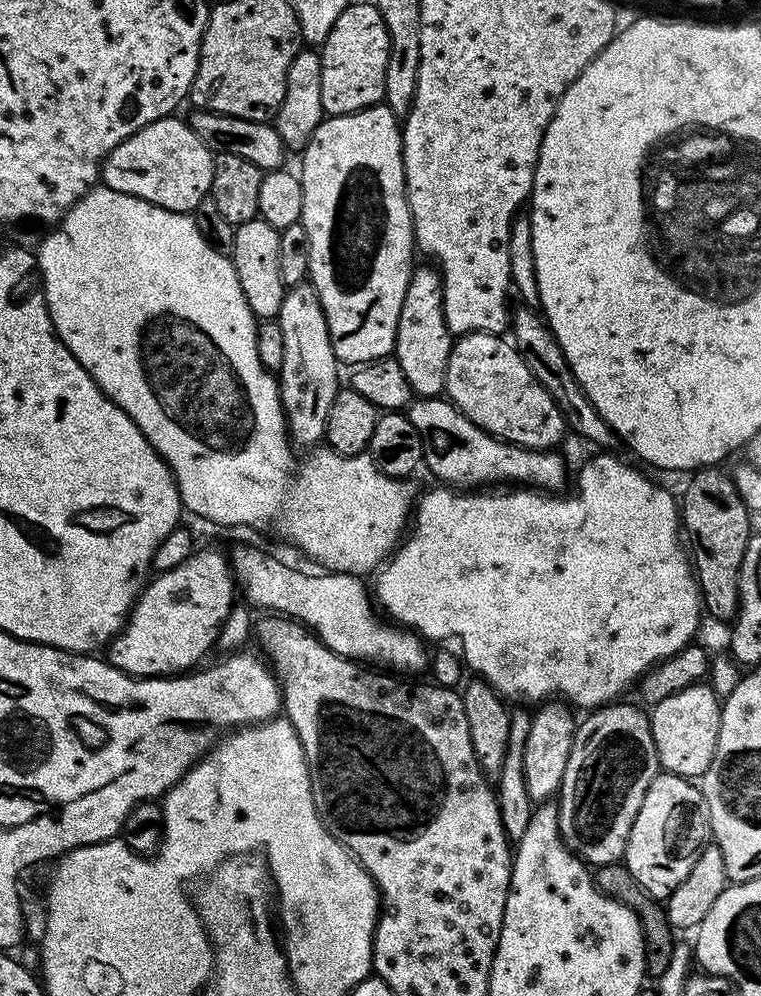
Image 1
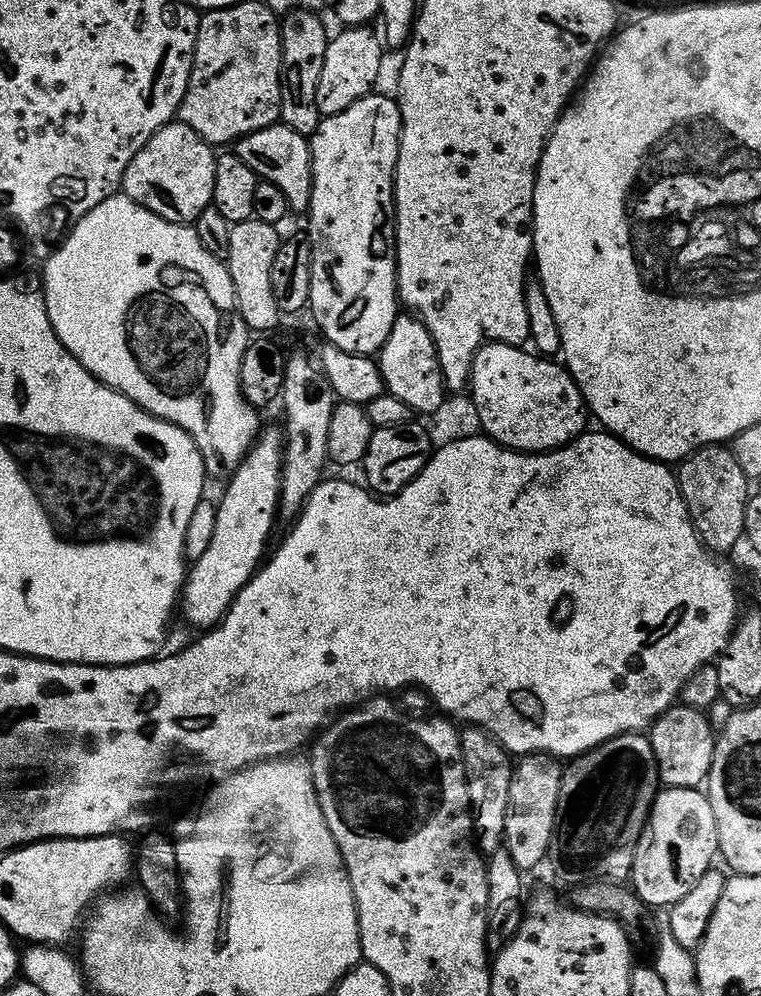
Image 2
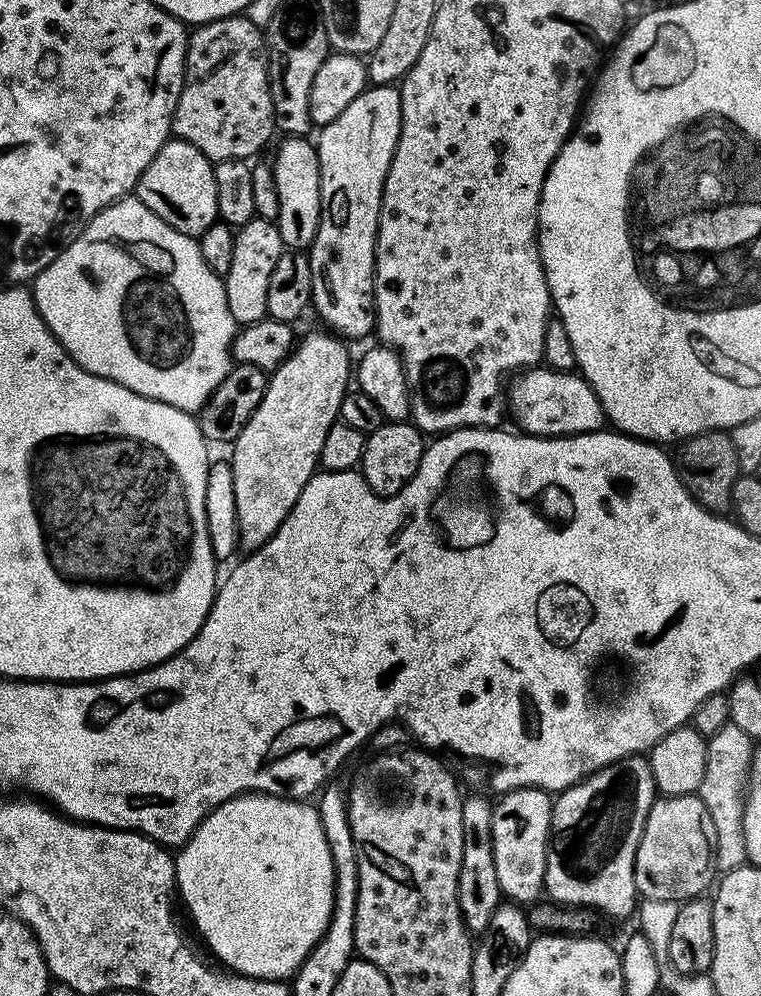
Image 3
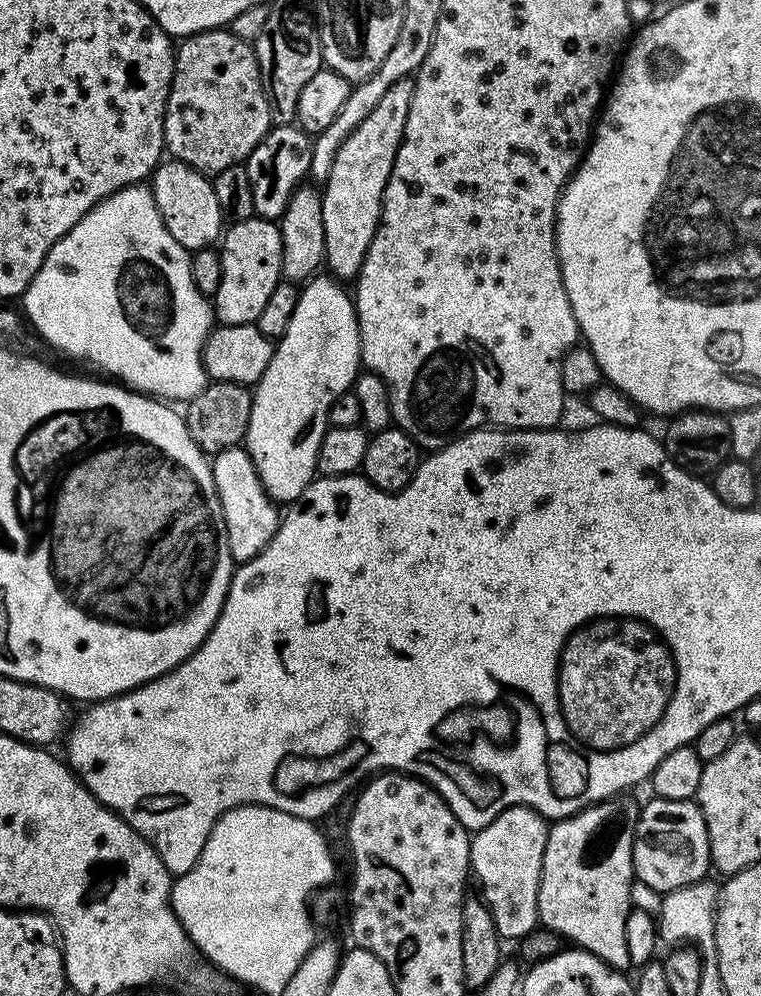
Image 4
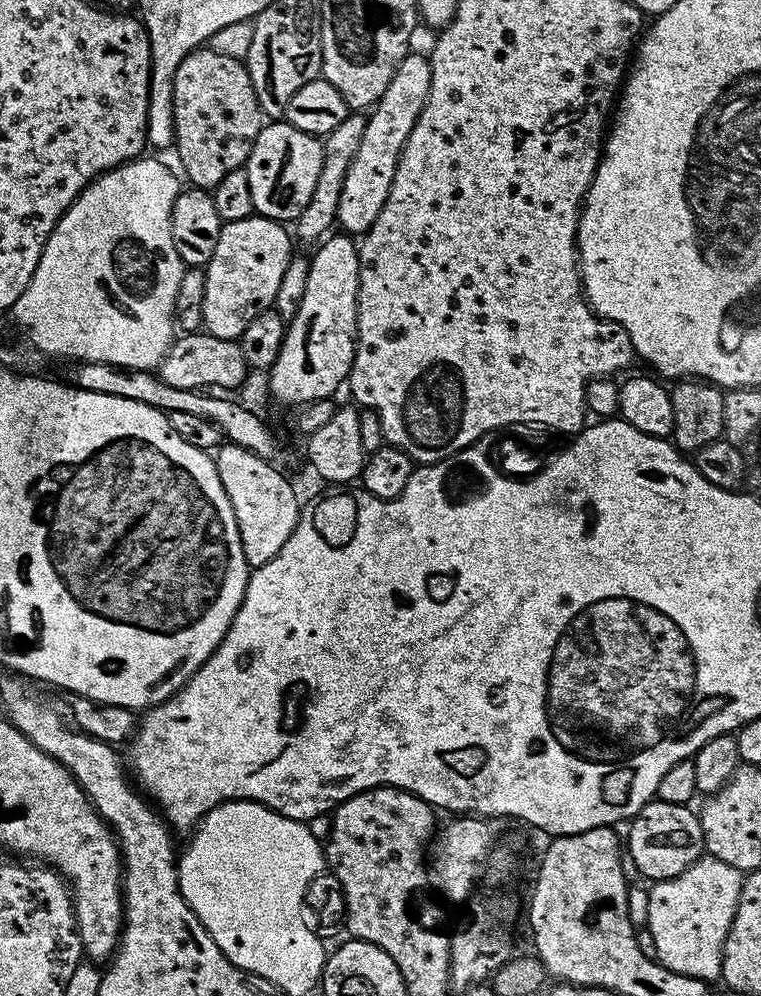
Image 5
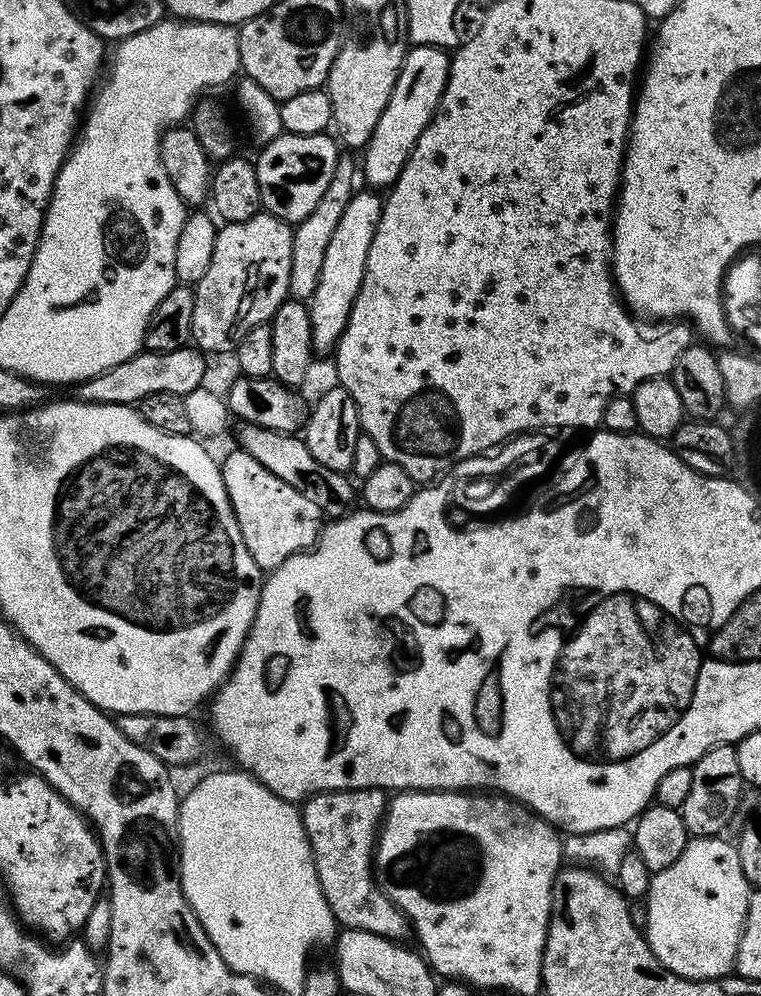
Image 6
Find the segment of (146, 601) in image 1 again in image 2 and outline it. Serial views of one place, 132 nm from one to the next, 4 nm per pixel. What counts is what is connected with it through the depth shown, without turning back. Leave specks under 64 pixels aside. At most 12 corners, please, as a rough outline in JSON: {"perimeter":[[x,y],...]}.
{"perimeter":[[281,429],[227,477],[214,534],[178,601],[196,630],[223,618],[278,522]]}

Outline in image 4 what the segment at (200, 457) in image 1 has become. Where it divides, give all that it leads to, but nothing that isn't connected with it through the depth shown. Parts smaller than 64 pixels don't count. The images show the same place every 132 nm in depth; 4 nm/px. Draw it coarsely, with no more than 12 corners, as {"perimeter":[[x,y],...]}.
{"perimeter":[[143,183],[22,297],[60,352],[164,402],[209,383],[214,308]]}

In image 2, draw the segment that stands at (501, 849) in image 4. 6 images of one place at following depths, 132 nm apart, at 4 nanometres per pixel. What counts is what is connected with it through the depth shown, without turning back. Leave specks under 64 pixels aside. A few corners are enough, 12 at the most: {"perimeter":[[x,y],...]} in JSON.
{"perimeter":[[515,761],[503,845],[514,866],[538,867],[556,825],[561,761]]}

